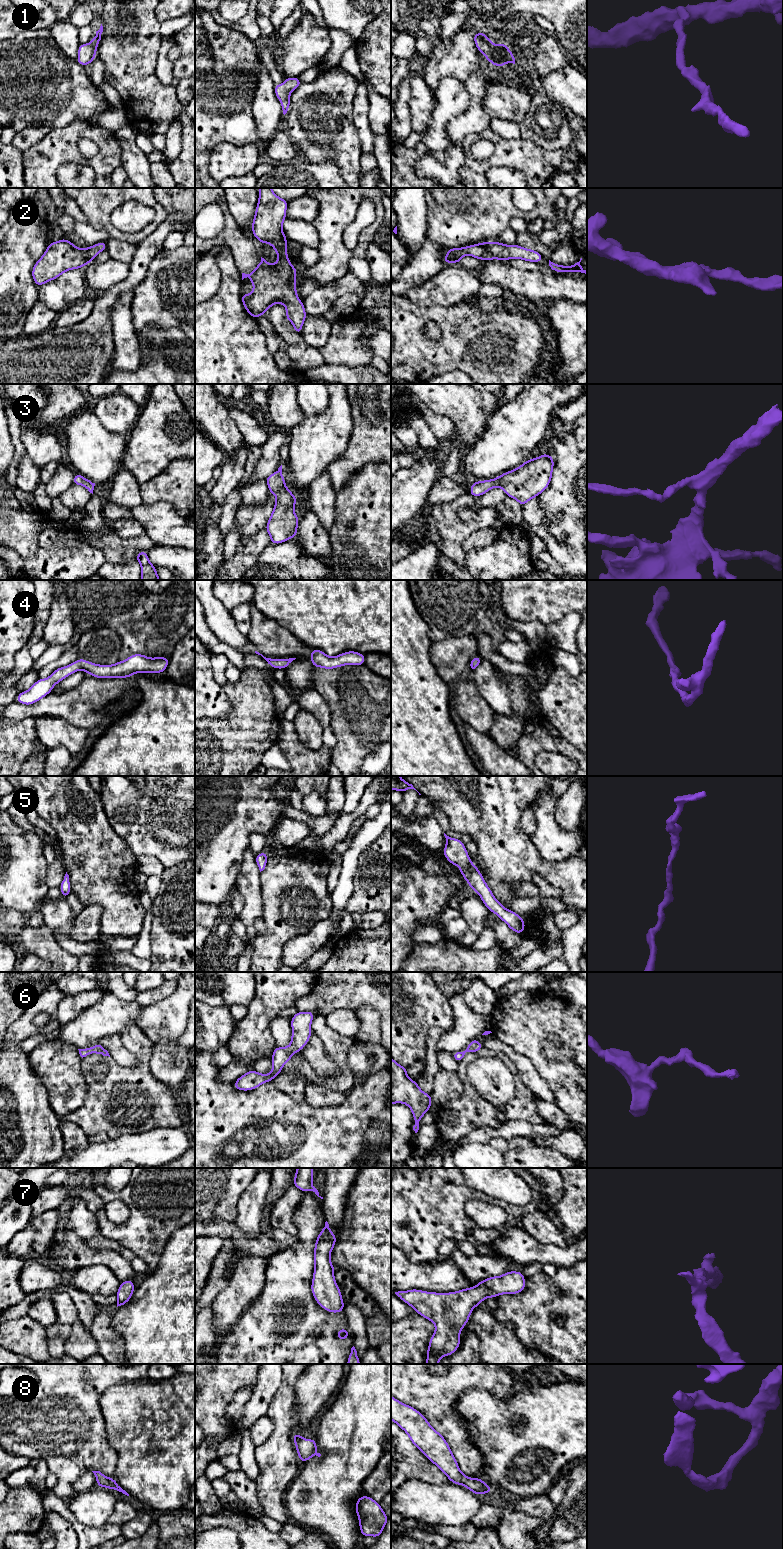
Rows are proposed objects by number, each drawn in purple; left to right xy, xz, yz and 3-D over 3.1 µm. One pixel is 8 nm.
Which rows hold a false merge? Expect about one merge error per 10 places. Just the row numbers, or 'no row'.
no row

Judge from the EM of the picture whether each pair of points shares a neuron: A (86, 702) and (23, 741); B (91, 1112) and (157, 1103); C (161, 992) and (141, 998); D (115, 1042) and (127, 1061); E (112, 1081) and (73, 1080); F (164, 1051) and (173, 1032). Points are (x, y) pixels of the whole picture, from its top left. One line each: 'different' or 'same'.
A: different
B: same
C: same
D: same
E: different
F: different

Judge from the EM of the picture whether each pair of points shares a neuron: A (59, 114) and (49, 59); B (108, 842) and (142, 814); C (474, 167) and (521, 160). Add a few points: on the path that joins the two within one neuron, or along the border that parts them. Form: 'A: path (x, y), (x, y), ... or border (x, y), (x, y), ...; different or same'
A: path (54, 100), (52, 91), (49, 88), (49, 73); same
B: border (106, 813), (110, 826), (132, 852); different
C: path (486, 164), (494, 160), (509, 160); same

